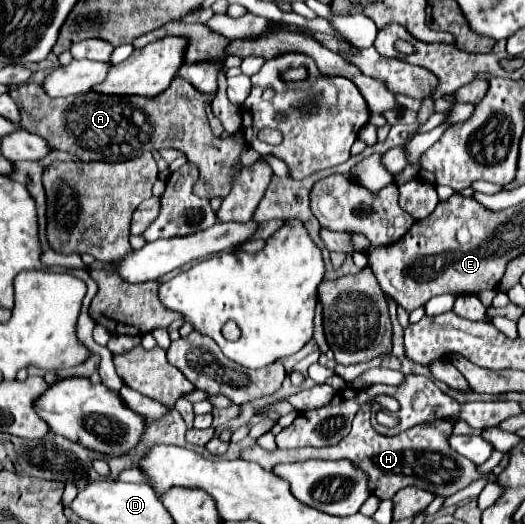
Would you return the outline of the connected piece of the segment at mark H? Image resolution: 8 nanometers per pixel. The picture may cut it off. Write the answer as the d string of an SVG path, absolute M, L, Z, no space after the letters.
M363 407L353 419L351 433L339 441L333 447L303 447L293 451L265 451L259 445L243 451L241 459L255 461L263 469L271 469L277 463L293 463L293 461L307 461L307 459L349 459L357 469L361 469L369 479L369 491L375 493L379 499L391 499L397 489L403 489L407 485L415 485L419 489L425 489L437 497L449 497L473 481L485 479L493 483L497 477L495 473L479 473L477 465L465 457L461 457L457 451L451 449L449 437L453 433L453 423L449 419L435 419L433 423L417 425L409 431L403 431L395 437L379 435L371 423L369 423L369 409Z

